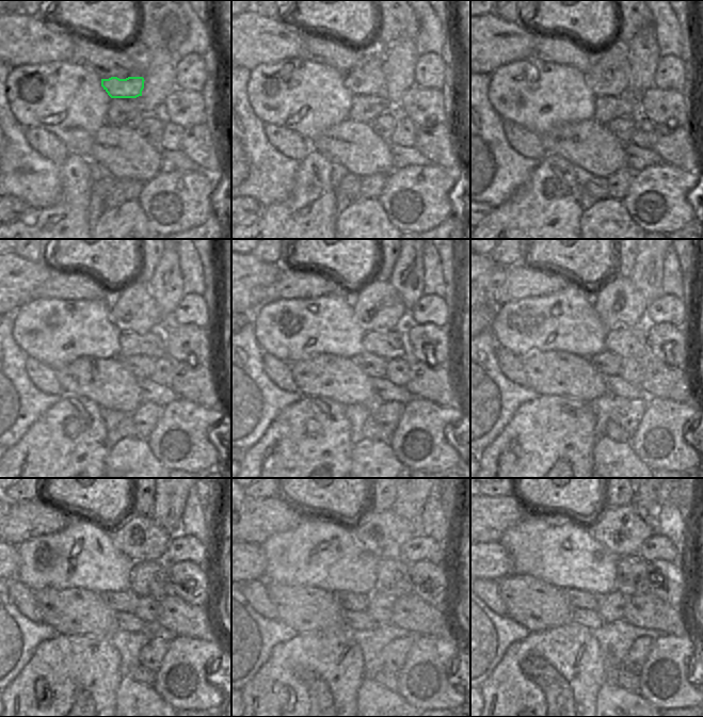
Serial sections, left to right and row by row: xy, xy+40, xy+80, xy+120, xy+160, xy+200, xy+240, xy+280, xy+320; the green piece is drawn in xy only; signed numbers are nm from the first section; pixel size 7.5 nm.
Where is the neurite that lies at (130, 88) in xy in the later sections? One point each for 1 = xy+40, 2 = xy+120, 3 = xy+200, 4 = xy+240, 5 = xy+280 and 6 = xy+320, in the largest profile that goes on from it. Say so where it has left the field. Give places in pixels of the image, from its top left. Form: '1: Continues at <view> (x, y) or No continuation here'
1: Continues at xy+40 (367, 79)
2: Continues at xy+120 (133, 309)
3: Continues at xy+200 (619, 303)
4: Continues at xy+240 (141, 538)
5: Continues at xy+280 (382, 534)
6: Continues at xy+320 (623, 530)

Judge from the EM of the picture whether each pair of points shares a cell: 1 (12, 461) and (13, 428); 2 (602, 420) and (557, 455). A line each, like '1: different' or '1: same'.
1: different
2: different

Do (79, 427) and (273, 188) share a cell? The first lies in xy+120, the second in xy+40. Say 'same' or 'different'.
different

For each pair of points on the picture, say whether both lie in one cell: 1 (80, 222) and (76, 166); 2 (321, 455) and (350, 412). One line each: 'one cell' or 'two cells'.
1: one cell
2: two cells

